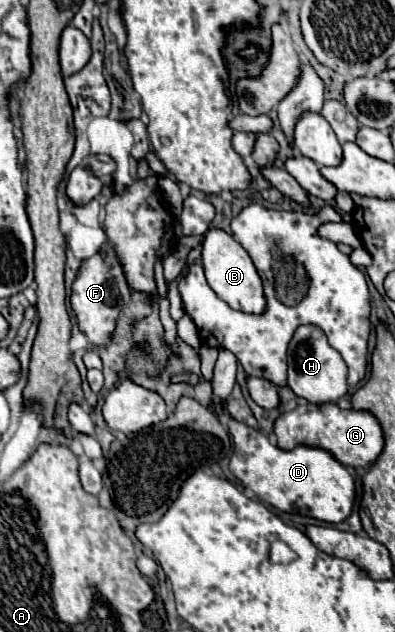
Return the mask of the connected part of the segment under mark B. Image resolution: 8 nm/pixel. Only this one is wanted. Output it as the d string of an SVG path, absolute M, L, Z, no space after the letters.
M208 230L202 244L202 264L204 264L204 272L210 288L230 308L248 312L248 314L262 314L266 310L266 294L262 288L262 278L258 276L252 258L234 240L234 236L230 236L224 230Z

